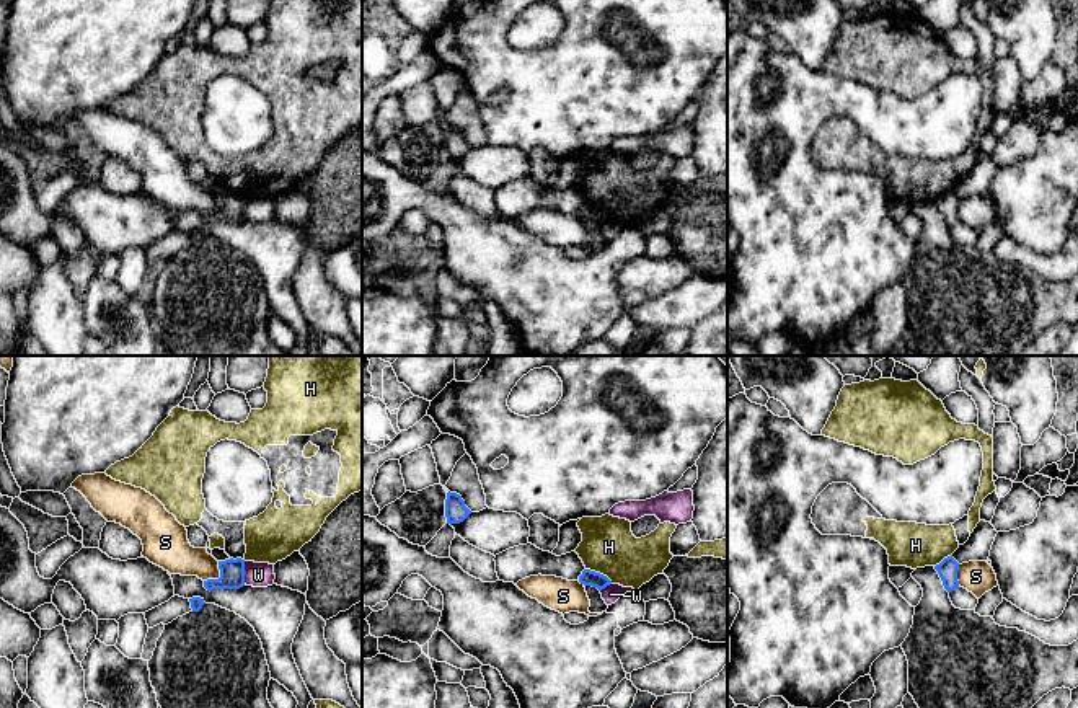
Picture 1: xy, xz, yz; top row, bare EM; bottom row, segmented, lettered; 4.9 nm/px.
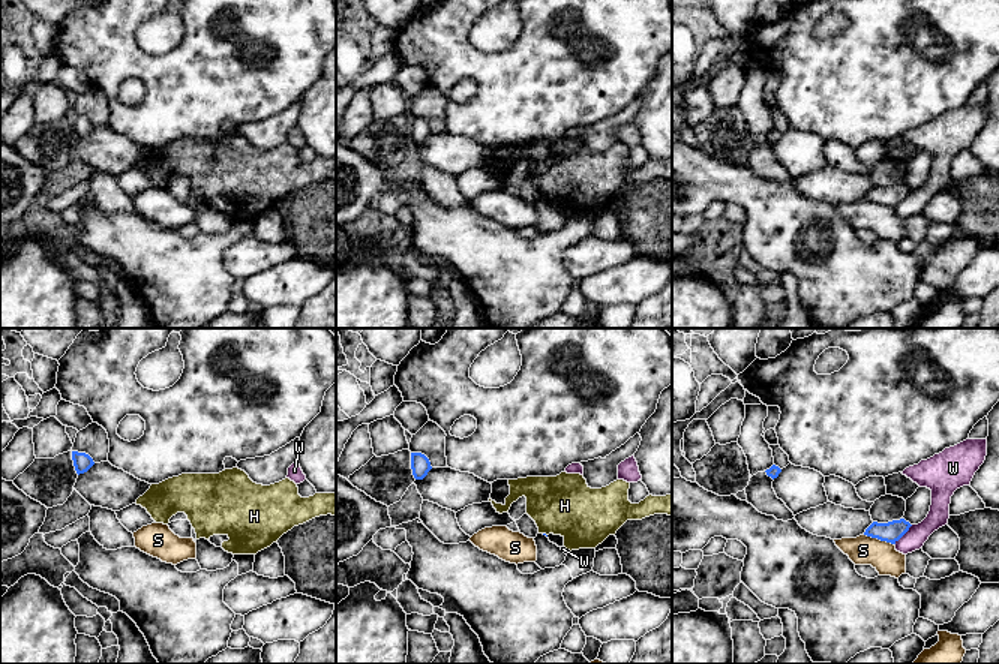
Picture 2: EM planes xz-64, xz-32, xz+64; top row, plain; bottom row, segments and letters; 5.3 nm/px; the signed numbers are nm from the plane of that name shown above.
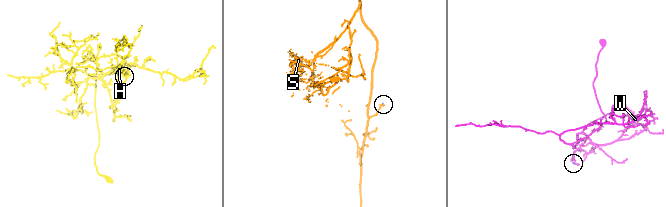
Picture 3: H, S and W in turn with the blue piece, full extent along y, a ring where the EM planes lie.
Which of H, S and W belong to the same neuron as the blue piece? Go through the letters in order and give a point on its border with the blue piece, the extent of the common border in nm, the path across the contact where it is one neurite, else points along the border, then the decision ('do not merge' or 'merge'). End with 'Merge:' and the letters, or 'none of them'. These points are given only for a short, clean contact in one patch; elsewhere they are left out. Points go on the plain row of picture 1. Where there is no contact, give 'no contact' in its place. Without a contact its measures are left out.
H: xz (599, 207) | 150 nm | along xz (586, 203), (602, 207), (612, 217) | do not merge
S: xy (220, 211) | 130 nm | along xy (219, 196), (219, 211), (204, 216) | do not merge
W: xy (243, 207) | 110 nm | along xy (243, 196), (245, 217) | do not merge
Merge: none of them

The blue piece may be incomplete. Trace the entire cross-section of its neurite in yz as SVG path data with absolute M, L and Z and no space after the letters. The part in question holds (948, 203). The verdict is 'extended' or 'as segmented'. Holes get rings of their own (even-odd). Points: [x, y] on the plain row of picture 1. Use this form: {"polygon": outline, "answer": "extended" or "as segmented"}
{"polygon": "M952 189L944 192L939 199L936 199L934 204L938 206L943 220L948 227L952 227L954 223L959 222L957 215L959 197L952 192Z", "answer": "as segmented"}

